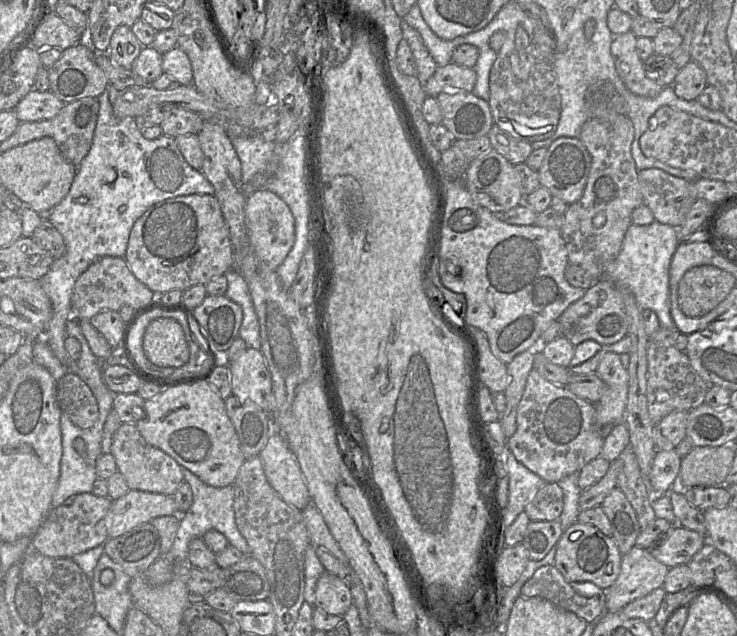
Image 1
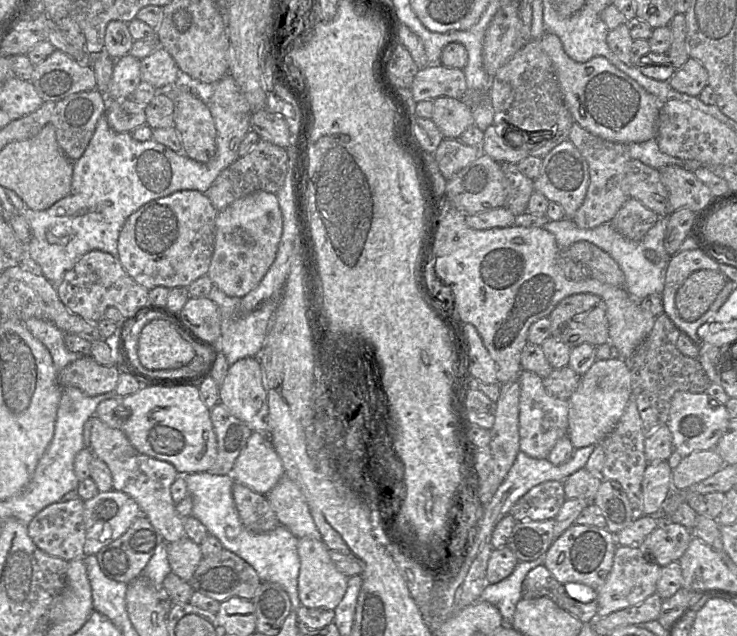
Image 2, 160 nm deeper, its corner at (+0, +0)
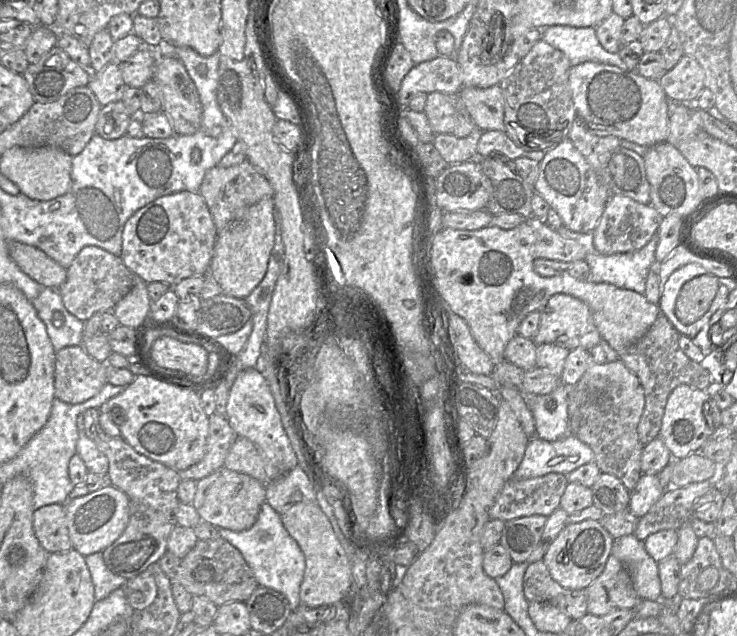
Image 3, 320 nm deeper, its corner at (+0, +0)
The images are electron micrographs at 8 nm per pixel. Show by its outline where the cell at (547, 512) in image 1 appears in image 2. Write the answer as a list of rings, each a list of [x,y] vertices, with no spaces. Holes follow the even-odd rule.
[[[550,480],[527,491],[509,514],[517,522],[554,519],[565,500],[563,483]]]

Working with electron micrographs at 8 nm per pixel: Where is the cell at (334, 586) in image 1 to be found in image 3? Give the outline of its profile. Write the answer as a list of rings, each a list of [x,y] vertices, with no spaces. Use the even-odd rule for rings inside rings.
[[[296,491],[285,505],[285,512],[280,516],[284,527],[305,556],[305,570],[300,585],[301,603],[320,606],[340,602],[347,592],[353,589],[352,565],[317,500],[309,501],[300,491]]]

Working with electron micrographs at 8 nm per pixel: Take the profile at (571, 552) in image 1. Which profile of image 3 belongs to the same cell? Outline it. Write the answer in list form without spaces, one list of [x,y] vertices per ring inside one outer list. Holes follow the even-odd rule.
[[[585,519],[566,525],[549,546],[542,561],[552,579],[563,588],[585,589],[603,572],[611,554],[613,541],[601,521]]]

